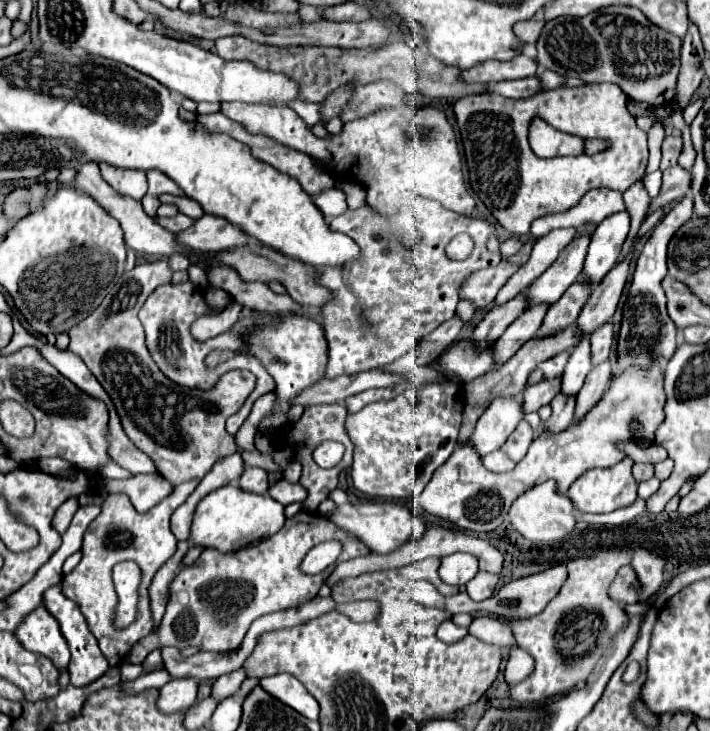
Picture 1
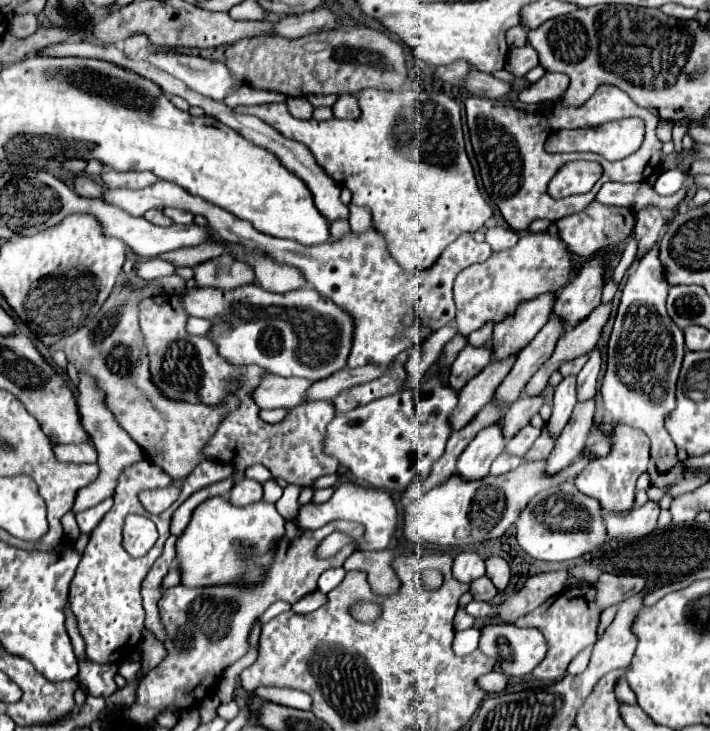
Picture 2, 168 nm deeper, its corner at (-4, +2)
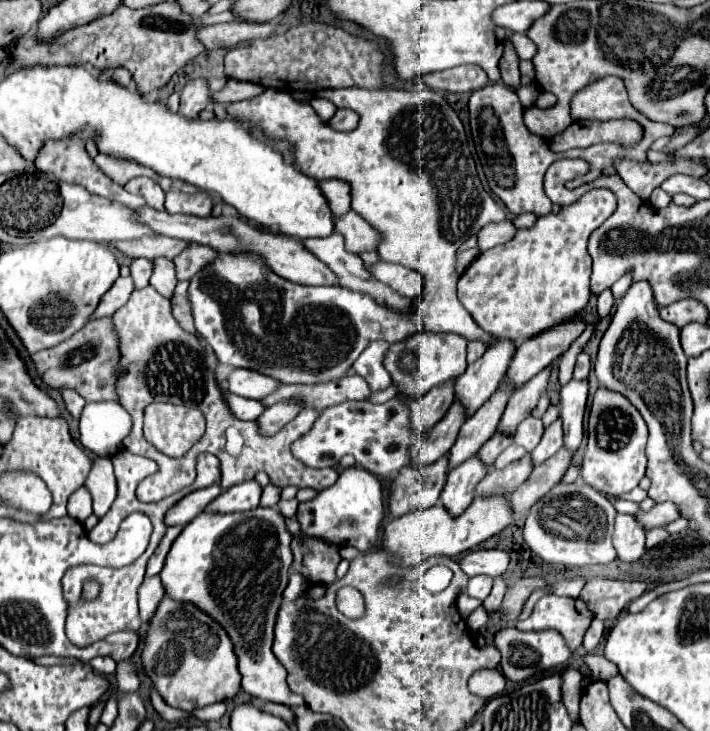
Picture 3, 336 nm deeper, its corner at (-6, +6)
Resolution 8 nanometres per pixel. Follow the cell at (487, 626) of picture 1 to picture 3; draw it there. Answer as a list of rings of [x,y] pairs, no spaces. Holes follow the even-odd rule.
[[[504,628],[504,630],[496,632],[494,644],[502,654],[502,662],[500,662],[502,672],[512,682],[522,682],[522,680],[526,680],[532,674],[542,672],[542,670],[552,670],[552,668],[558,668],[558,666],[566,666],[572,658],[570,648],[566,648],[566,642],[562,640],[562,634],[554,632],[554,630],[522,632],[518,628]]]

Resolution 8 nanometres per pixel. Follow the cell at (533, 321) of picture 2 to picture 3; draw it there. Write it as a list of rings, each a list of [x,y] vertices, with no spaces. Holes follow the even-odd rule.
[[[496,340],[482,358],[466,368],[466,372],[456,380],[454,396],[456,402],[462,402],[466,418],[474,416],[474,412],[496,392],[512,356],[514,344],[510,340]]]

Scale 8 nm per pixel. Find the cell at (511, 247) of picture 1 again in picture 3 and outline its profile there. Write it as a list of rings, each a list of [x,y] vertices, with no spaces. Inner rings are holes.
[[[504,220],[498,224],[488,224],[478,232],[478,250],[484,252],[488,248],[504,244],[510,238],[514,238],[514,234],[516,234],[516,228],[510,220]]]

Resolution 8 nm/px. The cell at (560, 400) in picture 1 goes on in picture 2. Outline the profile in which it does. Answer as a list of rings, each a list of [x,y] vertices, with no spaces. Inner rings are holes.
[[[542,432],[538,436],[538,440],[534,442],[534,446],[528,450],[526,458],[528,460],[544,460],[544,458],[550,456],[554,444],[556,444],[556,440],[552,440],[552,436],[548,436],[548,432]]]

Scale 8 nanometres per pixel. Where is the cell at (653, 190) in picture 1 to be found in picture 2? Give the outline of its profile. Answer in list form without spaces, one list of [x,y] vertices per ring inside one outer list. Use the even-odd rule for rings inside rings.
[[[666,170],[658,176],[658,180],[654,184],[654,190],[660,196],[670,196],[670,194],[674,194],[682,188],[682,182],[684,182],[684,172],[682,170]]]

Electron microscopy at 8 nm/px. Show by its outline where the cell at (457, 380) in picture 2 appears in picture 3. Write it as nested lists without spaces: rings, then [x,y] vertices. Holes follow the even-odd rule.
[[[454,380],[450,384],[442,384],[430,390],[420,402],[412,402],[410,420],[414,426],[414,436],[422,438],[422,432],[426,432],[426,428],[438,424],[438,420],[442,420],[452,402],[454,402]]]

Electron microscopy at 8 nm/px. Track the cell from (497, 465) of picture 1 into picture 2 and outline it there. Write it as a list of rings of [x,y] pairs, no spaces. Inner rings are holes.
[[[502,452],[494,462],[492,462],[492,474],[504,474],[504,472],[510,472],[512,468],[516,468],[522,460],[518,456],[510,456],[508,452]]]

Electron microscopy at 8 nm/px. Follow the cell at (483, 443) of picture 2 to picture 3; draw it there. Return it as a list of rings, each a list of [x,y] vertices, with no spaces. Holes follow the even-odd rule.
[[[476,456],[456,466],[448,474],[440,500],[452,518],[458,518],[470,506],[470,502],[474,500],[474,488],[482,480],[482,476],[486,476],[486,468]]]

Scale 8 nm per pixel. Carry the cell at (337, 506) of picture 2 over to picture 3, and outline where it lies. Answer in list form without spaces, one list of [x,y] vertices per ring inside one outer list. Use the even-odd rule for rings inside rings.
[[[344,468],[330,488],[322,490],[310,502],[302,502],[296,512],[296,520],[306,536],[318,536],[330,540],[334,546],[354,546],[360,552],[368,552],[376,546],[380,522],[384,516],[382,488],[378,478],[364,468]]]

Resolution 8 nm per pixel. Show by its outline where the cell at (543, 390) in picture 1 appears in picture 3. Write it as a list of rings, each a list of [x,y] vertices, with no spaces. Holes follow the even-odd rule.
[[[494,434],[494,436],[478,450],[478,460],[480,460],[486,468],[490,468],[490,466],[494,464],[494,460],[498,458],[498,454],[500,454],[504,448],[508,448],[510,444],[512,444],[510,438],[502,436],[502,434]]]

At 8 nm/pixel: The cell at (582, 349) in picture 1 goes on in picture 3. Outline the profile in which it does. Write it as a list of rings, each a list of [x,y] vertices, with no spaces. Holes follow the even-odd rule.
[[[556,420],[550,428],[546,428],[540,444],[538,444],[538,446],[534,448],[534,452],[530,454],[534,468],[536,468],[538,464],[546,462],[550,456],[554,456],[560,448],[562,448],[562,422]]]

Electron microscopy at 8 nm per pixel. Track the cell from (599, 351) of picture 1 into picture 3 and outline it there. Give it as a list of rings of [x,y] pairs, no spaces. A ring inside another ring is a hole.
[[[570,380],[560,390],[560,420],[562,420],[562,434],[564,434],[564,446],[574,454],[584,438],[582,418],[586,410],[586,398],[588,398],[588,380]]]

